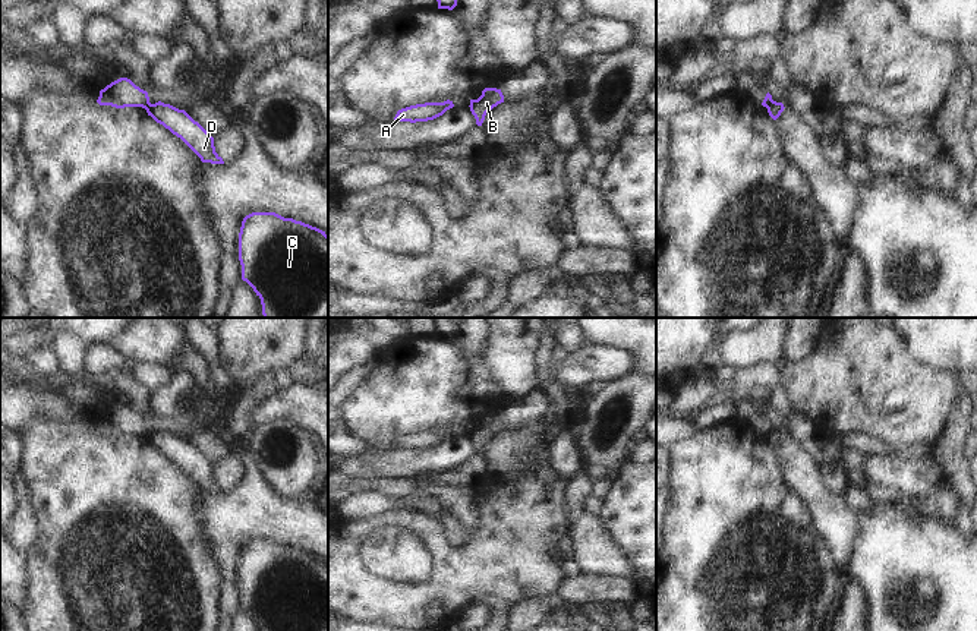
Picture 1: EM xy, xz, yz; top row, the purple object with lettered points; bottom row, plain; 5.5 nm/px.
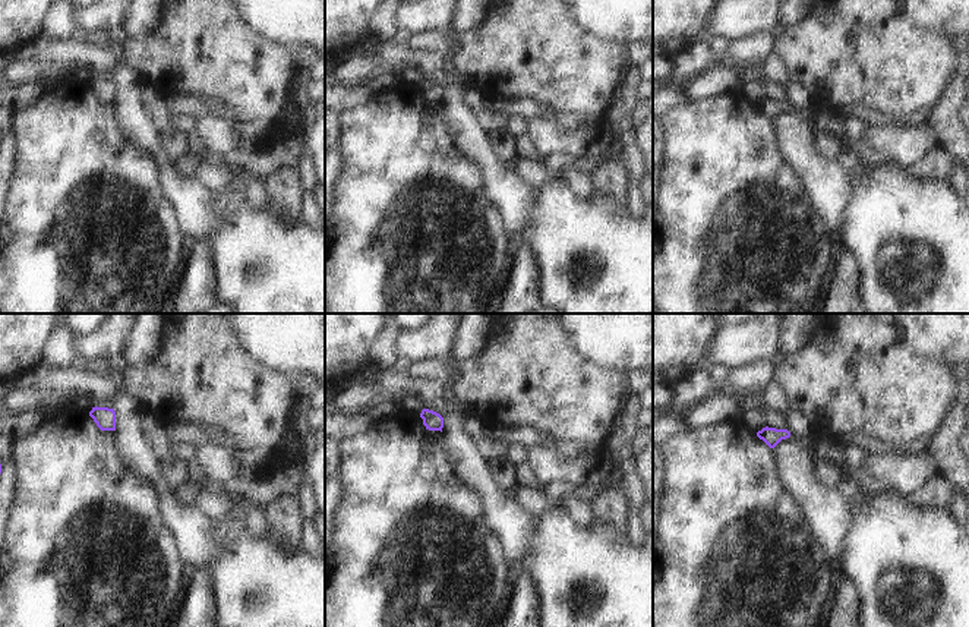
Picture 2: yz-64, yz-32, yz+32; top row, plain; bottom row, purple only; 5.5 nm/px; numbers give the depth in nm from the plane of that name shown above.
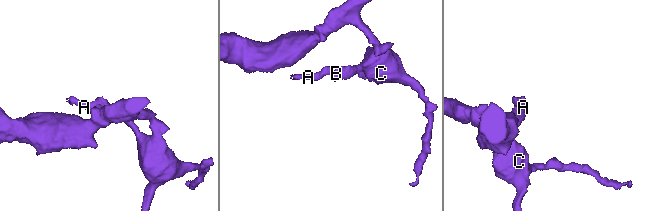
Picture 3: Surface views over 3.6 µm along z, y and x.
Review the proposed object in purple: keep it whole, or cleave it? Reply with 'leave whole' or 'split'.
split

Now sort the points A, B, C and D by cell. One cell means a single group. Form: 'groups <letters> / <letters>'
groups A / B C D

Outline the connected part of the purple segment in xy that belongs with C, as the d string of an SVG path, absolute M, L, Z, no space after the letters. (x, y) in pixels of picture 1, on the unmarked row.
M252 540L242 549L239 589L242 608L253 616L261 631L328 631L328 564L316 555L275 540Z

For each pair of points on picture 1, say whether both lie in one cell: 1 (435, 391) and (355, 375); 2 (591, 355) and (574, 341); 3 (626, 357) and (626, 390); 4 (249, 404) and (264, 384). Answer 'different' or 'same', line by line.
1: different
2: different
3: different
4: same

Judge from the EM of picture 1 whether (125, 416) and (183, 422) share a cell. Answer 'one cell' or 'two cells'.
one cell

